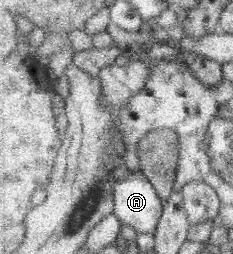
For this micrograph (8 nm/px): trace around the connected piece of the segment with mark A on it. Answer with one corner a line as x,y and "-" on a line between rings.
143,171
129,172
114,187
115,214
137,233
154,235
164,205
153,183

